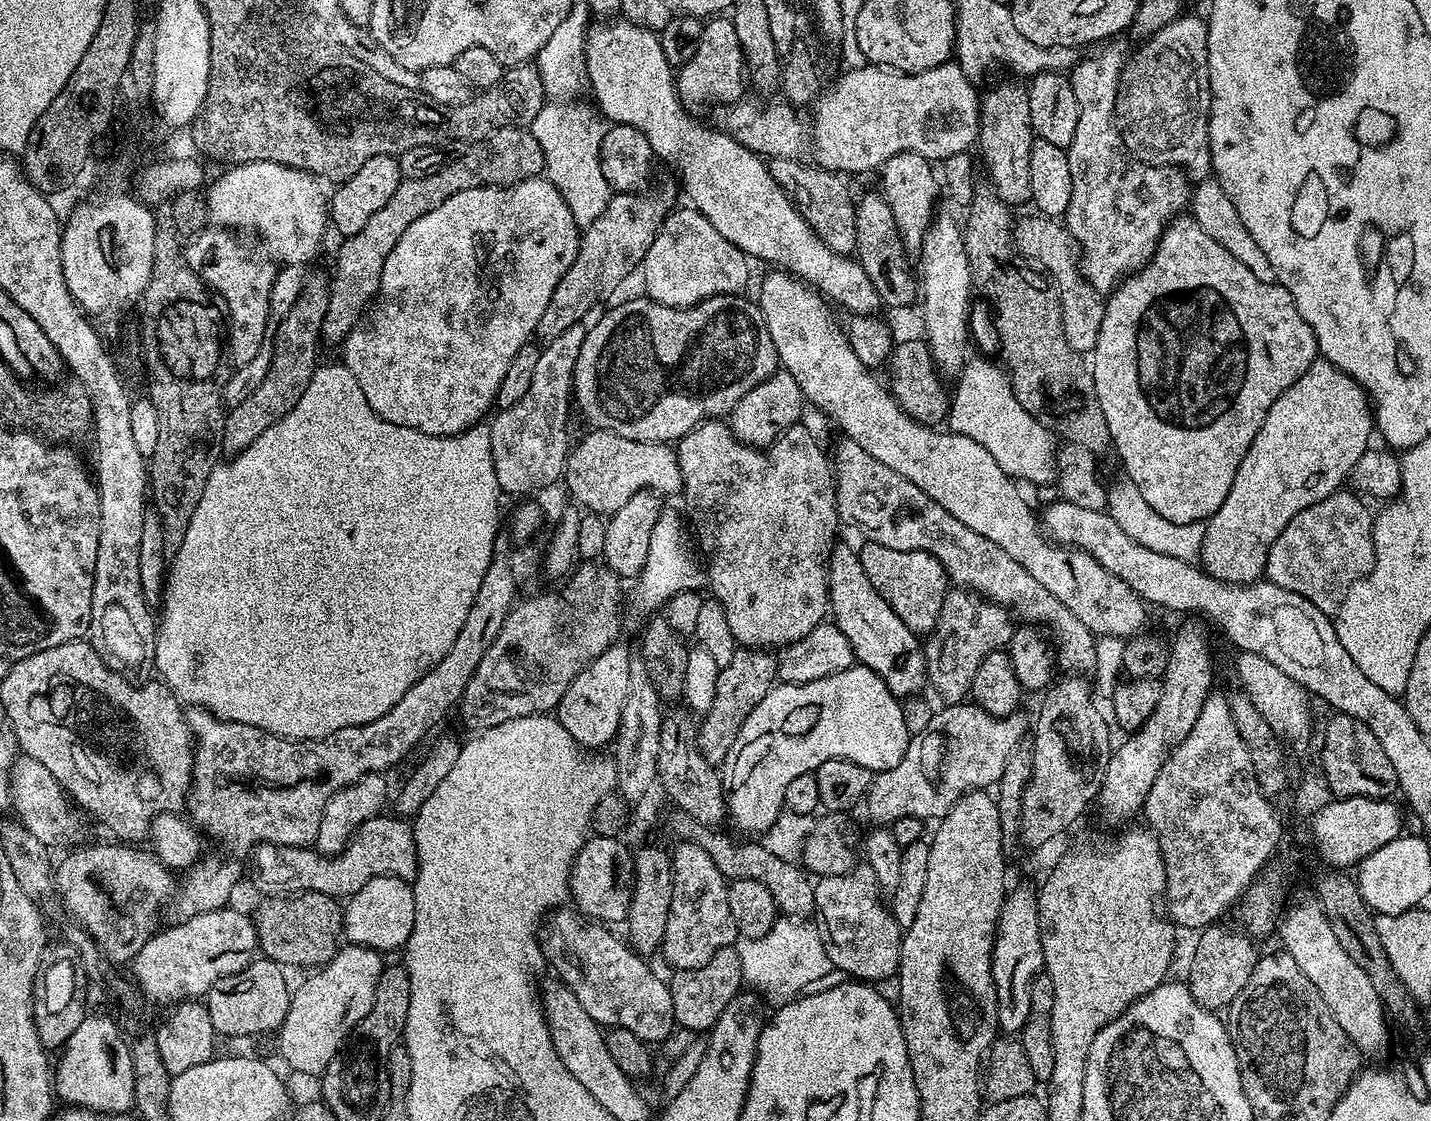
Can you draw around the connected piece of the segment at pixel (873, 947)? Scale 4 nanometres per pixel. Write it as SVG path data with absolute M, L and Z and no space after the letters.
M860 862L846 874L819 877L814 885L814 924L819 931L822 945L830 956L833 969L844 971L848 978L855 978L860 982L891 981L900 970L902 930L892 917L889 905L880 901L882 893L874 878L874 870L870 870L867 862Z

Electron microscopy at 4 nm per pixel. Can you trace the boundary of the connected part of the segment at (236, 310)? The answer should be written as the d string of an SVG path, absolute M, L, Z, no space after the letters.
M209 226L194 237L191 237L187 245L184 257L190 266L211 288L228 304L228 335L226 348L230 353L233 365L239 366L254 359L258 349L262 347L262 338L269 335L268 315L270 314L270 286L274 286L274 278L278 271L277 265L263 251L255 252L244 240L239 240L235 231Z

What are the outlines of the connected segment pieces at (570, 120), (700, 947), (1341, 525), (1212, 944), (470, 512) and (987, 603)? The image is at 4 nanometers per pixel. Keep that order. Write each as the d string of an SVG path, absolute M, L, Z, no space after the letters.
M568 100L547 101L528 129L540 145L545 147L545 175L562 194L574 214L576 225L585 229L602 214L612 195L602 175L600 160L600 126L591 120L587 110Z
M680 842L671 849L672 901L666 922L666 934L662 945L664 960L669 969L706 966L714 954L723 948L731 948L738 939L728 899L729 881L714 864L711 854L698 845Z
M1347 491L1322 498L1322 502L1294 514L1286 530L1282 530L1274 546L1270 546L1268 555L1267 579L1286 590L1294 590L1294 594L1302 594L1302 598L1310 598L1318 610L1329 614L1340 611L1354 582L1368 576L1376 561L1373 513L1368 513L1364 505L1367 503L1359 495Z
M1224 922L1208 925L1197 936L1200 937L1196 940L1196 949L1188 960L1188 988L1193 998L1204 1008L1227 1009L1234 1002L1234 998L1238 998L1242 986L1250 982L1250 974L1254 974L1258 959L1257 941L1243 931L1235 932L1234 929L1227 928Z
M336 362L336 364L324 364L324 363L321 363L321 364L320 364L320 365L319 365L319 367L317 367L317 369L316 369L316 372L315 372L315 373L314 373L314 375L313 375L313 376L312 376L312 377L311 377L311 378L310 378L310 386L306 386L306 390L305 390L305 391L304 391L304 393L303 393L303 394L302 394L302 398L298 398L298 402L297 402L297 403L296 403L296 404L294 404L294 405L292 405L292 409L291 409L291 410L289 410L289 412L287 412L287 413L286 413L286 414L285 414L285 416L284 416L284 417L282 417L282 419L281 419L281 420L276 420L276 421L275 421L275 422L273 422L273 423L272 423L272 425L271 425L271 426L270 426L270 427L269 427L269 428L268 428L268 429L266 429L266 431L264 431L264 432L263 432L263 434L262 434L262 435L261 435L261 436L260 436L260 437L259 437L259 438L258 438L258 439L257 439L257 440L255 440L255 441L254 441L254 443L253 443L253 444L251 444L251 445L250 445L250 446L246 446L246 450L242 450L242 451L241 451L241 452L237 452L237 453L235 453L235 455L233 455L233 456L232 456L232 457L231 457L231 459L229 459L229 460L232 460L232 461L230 461L230 462L229 462L229 464L224 464L224 463L225 463L225 462L220 462L220 463L217 463L217 465L216 465L216 469L215 469L215 470L213 470L213 471L212 471L212 473L211 473L211 474L210 474L210 478L209 478L209 479L208 479L208 485L207 485L207 486L206 486L206 490L202 490L202 498L201 498L201 499L200 499L200 501L199 501L199 502L198 502L198 506L194 506L194 518L190 518L190 526L186 526L186 538L182 538L182 546L178 546L178 554L177 554L177 555L176 555L176 556L174 556L174 557L171 557L171 560L170 560L170 567L169 567L169 568L168 568L168 570L167 570L167 572L166 572L166 583L165 583L165 585L164 585L164 594L163 594L163 597L162 597L162 609L163 609L163 608L164 608L164 617L163 617L163 616L162 616L162 615L161 615L161 616L160 616L160 617L159 617L159 620L158 620L158 627L157 627L157 629L156 629L156 658L155 658L155 661L154 661L154 668L155 668L155 671L157 671L157 670L158 670L158 671L160 671L160 676L159 676L159 679L160 679L160 680L161 680L161 681L163 681L163 683L165 683L165 684L167 684L167 685L168 685L168 687L169 687L169 688L171 688L171 689L172 689L172 691L173 691L173 692L175 692L175 693L176 693L176 695L177 695L177 697L179 697L179 699L180 699L180 700L181 700L181 701L183 701L183 703L184 703L184 704L185 704L185 705L188 705L188 706L190 706L190 705L192 705L192 706L195 706L195 707L197 707L197 708L206 708L206 709L208 709L208 711L209 711L209 712L212 712L212 713L213 713L213 714L215 714L215 715L216 715L216 717L218 717L218 719L219 719L219 720L233 720L233 721L234 721L234 722L238 722L238 723L239 723L239 724L249 724L249 725L250 725L250 726L254 726L254 727L255 727L255 728L261 728L261 729L262 729L262 730L266 730L266 731L267 731L267 732L272 732L272 733L274 733L274 734L275 734L275 736L287 736L287 737L289 737L289 738L319 738L319 737L322 737L322 736L329 736L329 735L330 735L330 734L331 734L331 732L333 732L333 731L334 731L334 730L338 730L338 729L339 729L339 728L345 728L345 727L346 727L346 726L362 726L362 725L363 725L363 724L365 724L365 723L366 723L366 722L374 722L374 718L380 718L380 717L382 717L382 716L383 716L383 715L384 715L384 714L386 714L386 713L388 713L388 712L389 712L389 711L390 711L390 710L391 710L391 708L393 708L393 706L394 706L394 705L396 705L396 704L397 704L397 703L398 703L398 702L399 702L399 701L400 701L400 700L401 700L401 698L402 698L402 695L404 695L404 693L405 693L405 692L406 692L406 690L408 690L408 689L409 689L409 688L410 688L410 686L412 686L412 685L413 685L413 684L414 684L414 682L416 682L416 681L418 681L418 680L420 680L420 679L421 679L421 678L422 678L422 677L424 677L424 676L425 676L425 675L426 675L426 673L428 673L428 672L429 672L429 670L431 670L431 669L432 669L432 668L433 668L433 667L434 667L434 665L436 665L436 664L437 664L437 662L438 662L438 661L440 661L440 659L442 659L442 657L444 657L444 655L445 655L445 654L446 654L446 650L450 650L450 646L451 646L451 645L452 645L452 643L453 643L453 642L454 642L454 638L458 638L458 630L462 630L462 622L466 622L466 614L470 614L470 606L471 606L471 605L472 605L472 603L473 603L473 602L474 602L474 594L478 594L478 586L482 586L482 578L483 578L483 577L484 577L484 575L485 575L485 574L486 574L486 570L487 570L487 569L488 569L488 567L489 567L489 566L490 566L490 562L491 562L491 561L492 561L492 560L493 560L493 558L494 558L494 553L495 553L495 551L496 551L496 537L497 537L497 535L498 535L498 531L499 531L499 529L497 529L497 528L498 528L498 526L499 526L499 524L500 524L500 499L502 499L502 493L501 493L501 490L500 490L500 487L499 487L499 486L498 486L498 478L497 478L497 477L496 477L496 475L495 475L495 474L494 474L494 458L493 458L493 457L492 457L492 447L491 447L491 446L490 446L490 427L489 427L489 425L488 425L488 424L487 424L487 423L484 423L484 422L481 422L481 423L479 423L479 424L476 424L476 425L475 425L475 426L474 426L474 427L473 427L473 428L467 428L467 429L466 429L466 431L465 431L465 432L459 432L459 434L457 434L457 436L431 436L431 435L430 435L430 434L422 434L422 433L421 433L421 432L419 432L419 431L418 431L418 430L414 430L414 429L413 429L413 428L407 428L407 427L406 427L406 426L398 426L398 425L397 425L397 424L391 424L391 423L390 423L390 422L386 422L386 421L385 421L385 420L384 420L384 419L382 419L382 417L381 417L381 416L379 416L379 415L378 415L378 414L374 414L374 410L370 410L370 402L368 402L368 401L367 401L367 400L366 400L366 394L364 394L364 393L363 393L363 392L362 392L362 386L358 386L358 382L357 382L357 381L356 381L356 379L355 379L355 378L354 378L354 374L350 374L350 370L349 370L349 369L348 369L348 367L346 367L346 365L344 365L344 364L343 364L343 363L342 363L342 362Z
M960 586L949 590L938 622L922 644L927 679L945 705L959 704L971 693L978 666L982 666L991 652L1003 649L1010 642L1014 631L1012 620L1013 613L993 600L985 600Z

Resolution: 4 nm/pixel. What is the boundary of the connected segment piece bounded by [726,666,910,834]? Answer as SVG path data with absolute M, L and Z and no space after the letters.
M853 666L830 674L826 678L818 678L805 684L777 683L777 688L769 687L764 693L762 702L754 706L742 719L742 730L738 730L738 738L726 758L726 764L732 768L740 768L740 773L733 778L732 784L726 788L726 816L736 828L744 832L763 834L785 811L784 795L786 786L790 786L798 774L815 772L822 762L831 760L849 760L875 774L885 772L898 762L902 762L902 754L906 754L910 731L908 720L904 717L904 708L898 697L891 692L874 674L874 670L863 666Z

